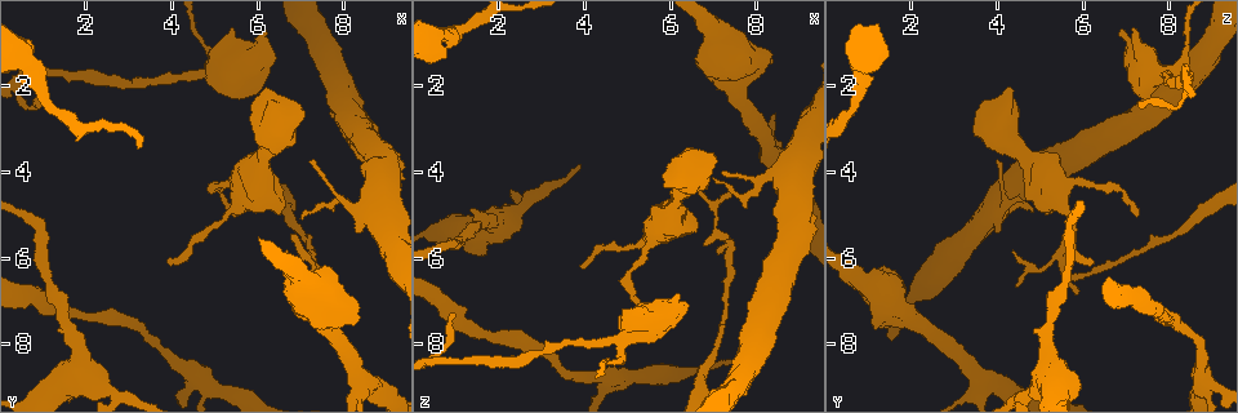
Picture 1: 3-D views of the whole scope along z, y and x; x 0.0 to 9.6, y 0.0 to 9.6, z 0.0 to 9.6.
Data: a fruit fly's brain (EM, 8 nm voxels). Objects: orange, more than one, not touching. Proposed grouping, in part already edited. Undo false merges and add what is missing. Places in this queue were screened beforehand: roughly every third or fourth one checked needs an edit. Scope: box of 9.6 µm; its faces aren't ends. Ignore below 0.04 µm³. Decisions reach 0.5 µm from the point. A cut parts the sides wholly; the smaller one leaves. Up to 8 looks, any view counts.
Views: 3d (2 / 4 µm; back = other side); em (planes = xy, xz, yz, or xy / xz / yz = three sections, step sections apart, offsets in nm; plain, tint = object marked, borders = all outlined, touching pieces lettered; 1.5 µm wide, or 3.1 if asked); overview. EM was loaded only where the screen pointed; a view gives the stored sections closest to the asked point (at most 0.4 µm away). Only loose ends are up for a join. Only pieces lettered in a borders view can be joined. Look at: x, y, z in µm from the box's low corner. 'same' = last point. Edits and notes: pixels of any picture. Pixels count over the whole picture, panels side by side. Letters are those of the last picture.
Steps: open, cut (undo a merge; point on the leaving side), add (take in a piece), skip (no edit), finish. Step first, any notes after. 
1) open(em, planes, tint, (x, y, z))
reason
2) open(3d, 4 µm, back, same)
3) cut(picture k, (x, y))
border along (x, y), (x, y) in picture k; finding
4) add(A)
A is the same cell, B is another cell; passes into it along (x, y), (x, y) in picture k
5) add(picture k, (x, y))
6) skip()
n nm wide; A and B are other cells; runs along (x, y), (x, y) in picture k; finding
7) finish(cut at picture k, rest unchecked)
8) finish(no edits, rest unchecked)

open(3d, 2 µm, (0.95, 2.35, 7.30))
an open end

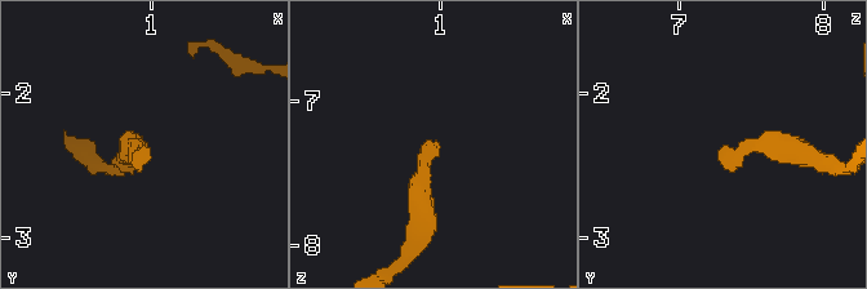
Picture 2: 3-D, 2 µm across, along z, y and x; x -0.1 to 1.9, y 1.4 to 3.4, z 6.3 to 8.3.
open(em, planes, plain, (0.94, 2.36, 7.28))
shape alone is not enough

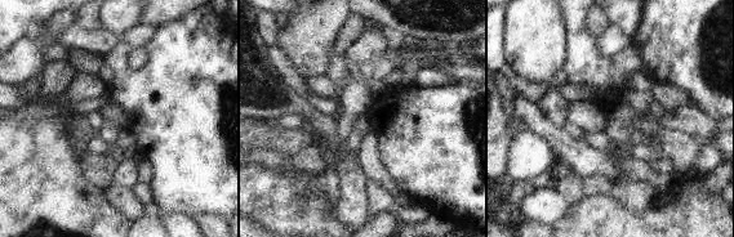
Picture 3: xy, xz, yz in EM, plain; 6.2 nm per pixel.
open(em, planes, borders, same)
what lies round it

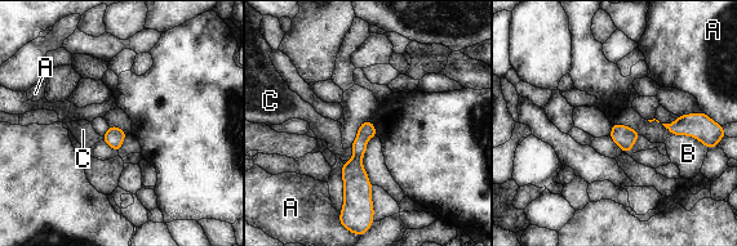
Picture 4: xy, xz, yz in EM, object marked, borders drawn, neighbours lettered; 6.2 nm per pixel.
skip()
A, B and C are other cells; border along (350, 148), (353, 157), (346, 161) in picture 4; none of them fits

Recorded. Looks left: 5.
open(3d, 2 µm, (7.20, 3.75, 4.00))
branch stops here

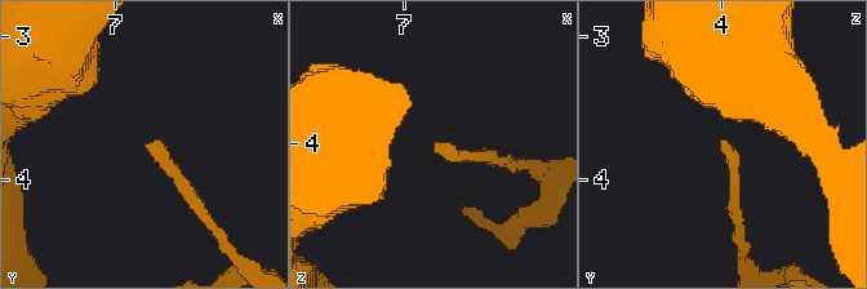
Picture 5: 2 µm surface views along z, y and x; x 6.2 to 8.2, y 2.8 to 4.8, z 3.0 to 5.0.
open(em, planes, tint, (7.22, 3.78, 4.02))
shape alone is not enough

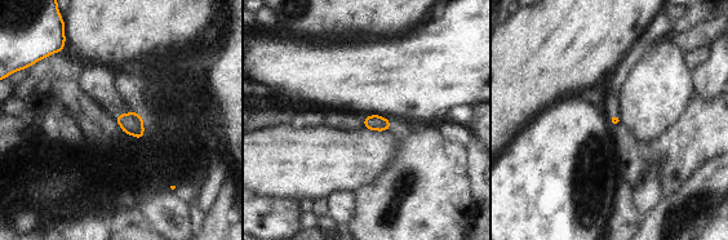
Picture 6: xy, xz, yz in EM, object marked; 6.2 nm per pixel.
open(em, planes, borders, same)

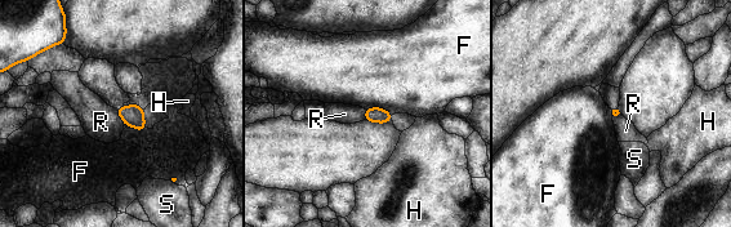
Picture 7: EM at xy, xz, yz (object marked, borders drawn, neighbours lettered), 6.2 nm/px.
skip()
F, H, R and S are other cells; border along (115, 108), (125, 124) in picture 7; none of them fits

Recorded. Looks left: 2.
finish(no edits, rest unchecked)

